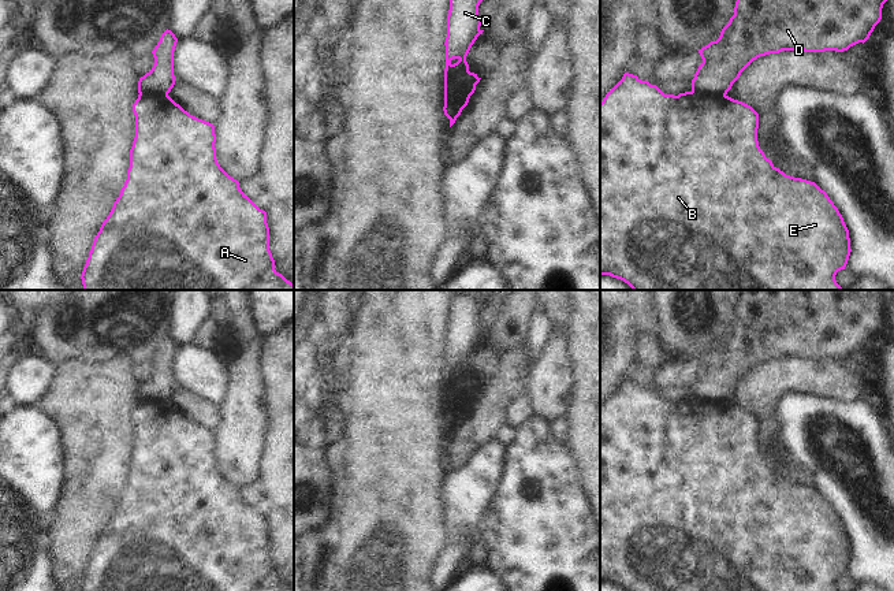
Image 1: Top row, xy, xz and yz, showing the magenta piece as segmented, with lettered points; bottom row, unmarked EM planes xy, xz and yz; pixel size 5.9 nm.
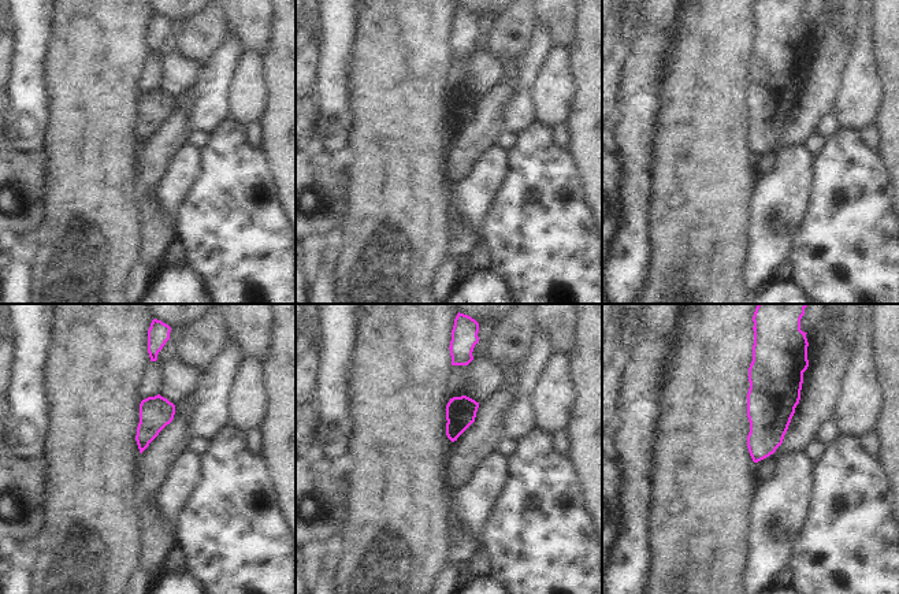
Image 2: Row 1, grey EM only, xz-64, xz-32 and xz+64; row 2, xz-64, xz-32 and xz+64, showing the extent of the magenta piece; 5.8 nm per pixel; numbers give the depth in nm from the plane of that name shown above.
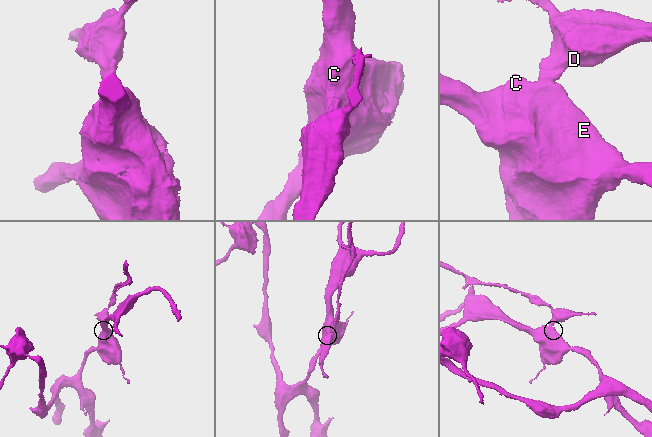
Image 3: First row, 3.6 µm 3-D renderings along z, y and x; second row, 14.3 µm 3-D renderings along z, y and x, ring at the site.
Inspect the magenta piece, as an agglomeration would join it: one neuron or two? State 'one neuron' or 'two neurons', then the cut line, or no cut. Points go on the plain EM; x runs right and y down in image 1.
two neurons | xz (465, 391), (457, 400), (458, 408), (464, 413)

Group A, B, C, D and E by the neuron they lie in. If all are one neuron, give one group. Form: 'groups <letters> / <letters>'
groups A B C E / D

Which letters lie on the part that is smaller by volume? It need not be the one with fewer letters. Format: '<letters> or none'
D.

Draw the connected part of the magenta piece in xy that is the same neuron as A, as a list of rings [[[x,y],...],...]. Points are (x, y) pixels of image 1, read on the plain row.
[[[138,401],[133,410],[135,421],[135,443],[130,456],[127,486],[119,503],[94,543],[89,564],[83,573],[82,591],[293,591],[275,576],[275,566],[269,557],[269,534],[267,518],[260,516],[239,494],[239,488],[230,483],[216,465],[215,432],[185,417],[168,401]]]

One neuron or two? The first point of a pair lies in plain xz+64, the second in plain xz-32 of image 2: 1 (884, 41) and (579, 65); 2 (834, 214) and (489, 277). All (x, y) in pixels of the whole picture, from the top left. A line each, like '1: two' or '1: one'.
1: one
2: two

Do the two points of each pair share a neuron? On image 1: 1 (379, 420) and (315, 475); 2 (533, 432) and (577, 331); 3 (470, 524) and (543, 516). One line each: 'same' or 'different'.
1: different
2: different
3: different

